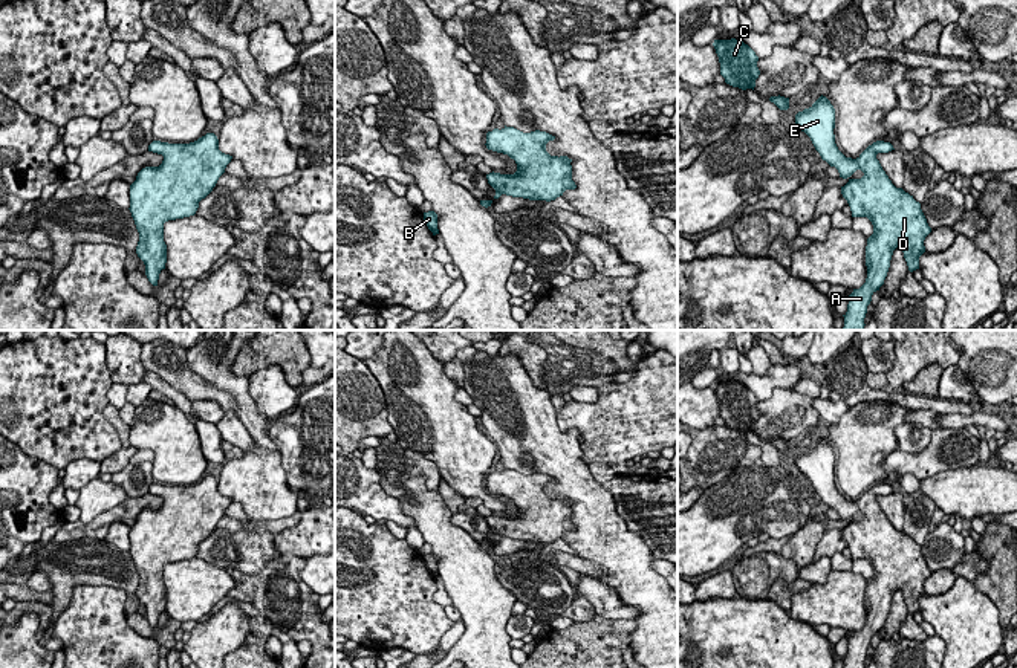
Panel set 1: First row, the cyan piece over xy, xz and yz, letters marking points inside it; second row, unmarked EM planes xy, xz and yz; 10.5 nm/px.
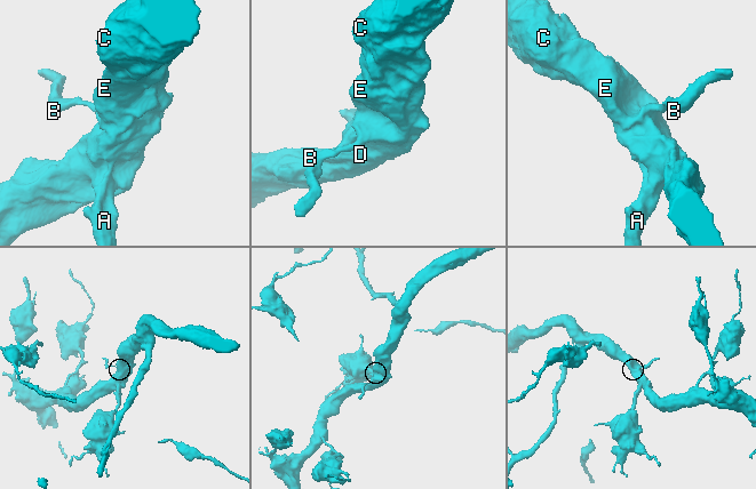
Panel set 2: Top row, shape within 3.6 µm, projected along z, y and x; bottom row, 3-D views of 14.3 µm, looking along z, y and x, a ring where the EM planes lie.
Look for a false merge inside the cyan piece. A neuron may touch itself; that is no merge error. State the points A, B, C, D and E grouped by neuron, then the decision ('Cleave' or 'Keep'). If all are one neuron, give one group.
Groups: A C D E / B. Cleave

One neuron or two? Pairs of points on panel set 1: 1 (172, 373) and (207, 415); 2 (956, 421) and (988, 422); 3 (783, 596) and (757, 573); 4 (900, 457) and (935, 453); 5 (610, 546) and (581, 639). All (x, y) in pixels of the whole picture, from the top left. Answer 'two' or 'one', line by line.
1: two
2: one
3: two
4: one
5: two

